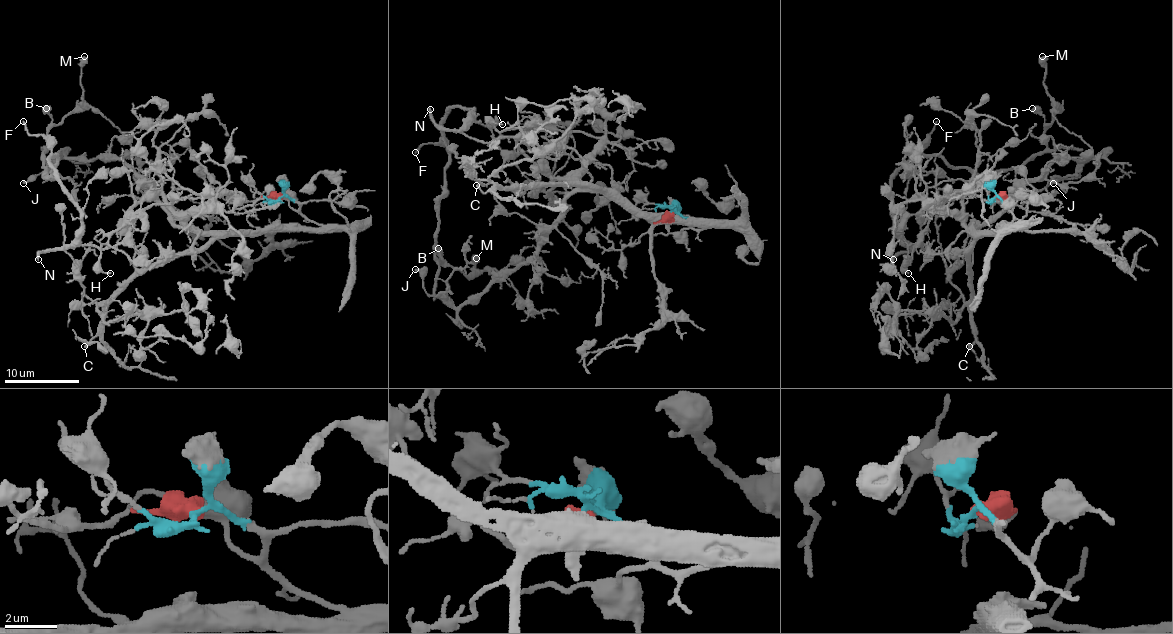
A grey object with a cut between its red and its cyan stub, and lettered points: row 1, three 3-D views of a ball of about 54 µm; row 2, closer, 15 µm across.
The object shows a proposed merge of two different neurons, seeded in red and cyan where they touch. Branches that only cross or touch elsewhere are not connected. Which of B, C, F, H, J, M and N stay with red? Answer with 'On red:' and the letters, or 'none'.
On red: B, F, M, N

